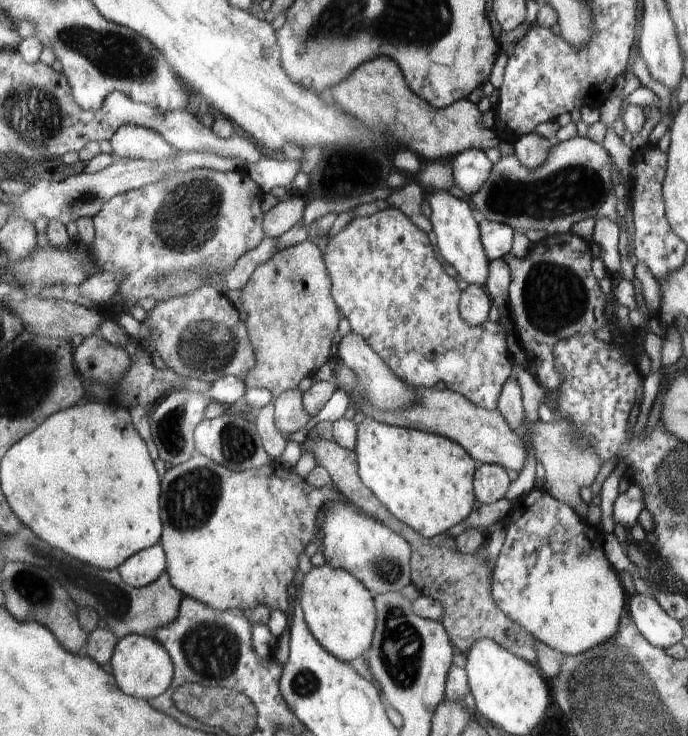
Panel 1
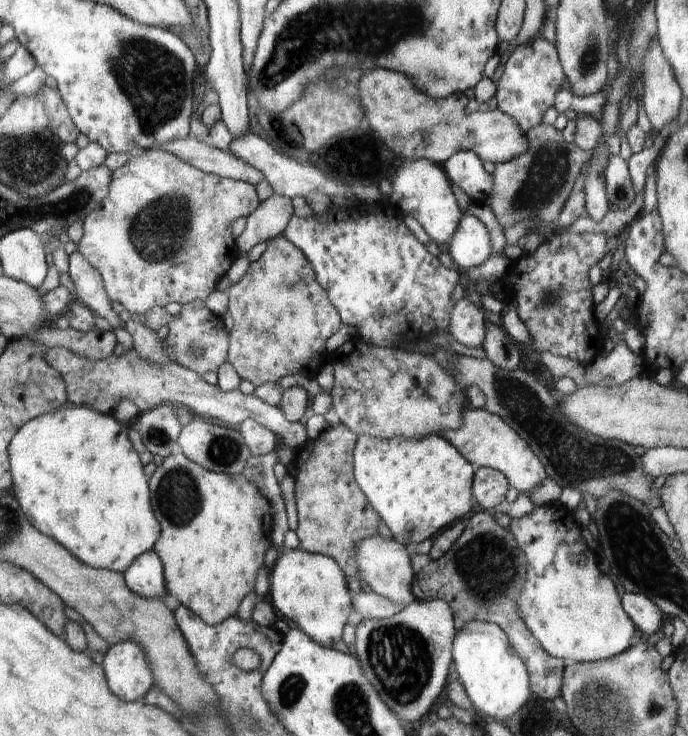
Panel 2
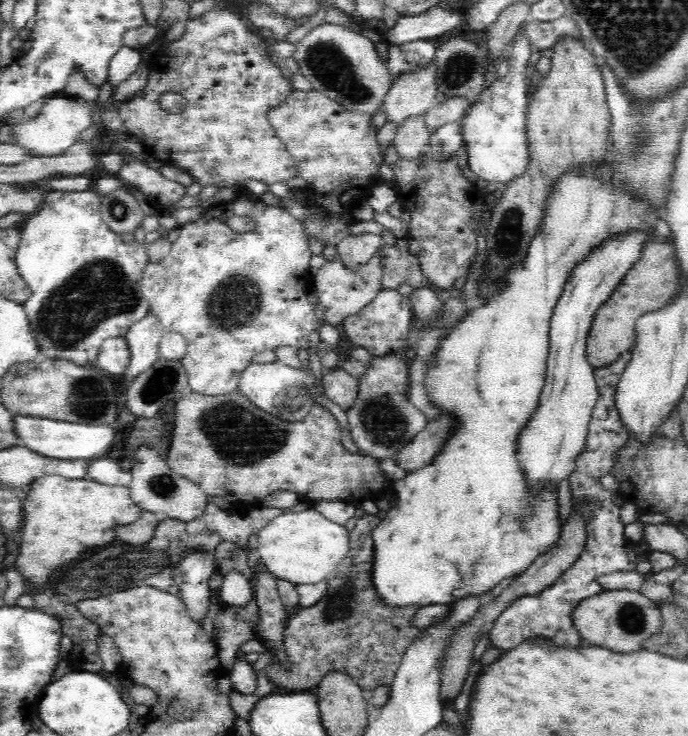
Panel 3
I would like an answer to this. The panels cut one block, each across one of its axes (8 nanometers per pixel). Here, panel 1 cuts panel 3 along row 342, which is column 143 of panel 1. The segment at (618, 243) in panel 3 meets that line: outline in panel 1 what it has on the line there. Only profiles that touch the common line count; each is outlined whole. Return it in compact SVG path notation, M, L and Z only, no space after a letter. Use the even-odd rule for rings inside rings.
M157 545L136 552L118 570L124 583L141 588L158 580L167 571L166 563L166 552L161 545Z

